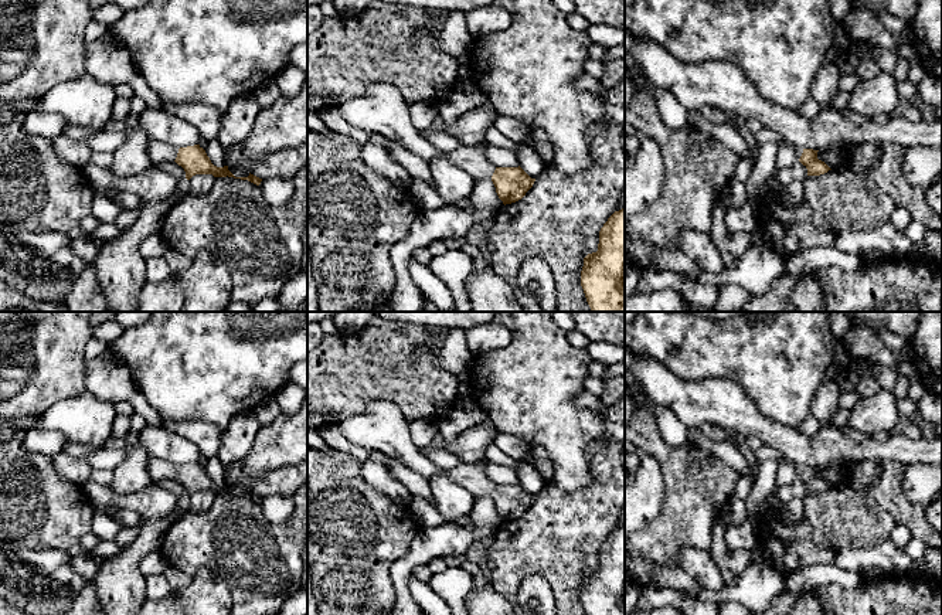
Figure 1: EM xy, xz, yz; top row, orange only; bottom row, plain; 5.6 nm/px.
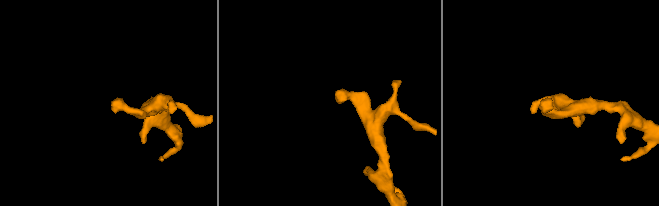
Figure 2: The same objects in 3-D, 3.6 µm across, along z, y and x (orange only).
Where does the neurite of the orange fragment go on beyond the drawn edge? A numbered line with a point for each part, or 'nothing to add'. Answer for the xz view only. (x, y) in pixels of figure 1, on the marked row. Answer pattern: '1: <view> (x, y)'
1: xz (381, 109)

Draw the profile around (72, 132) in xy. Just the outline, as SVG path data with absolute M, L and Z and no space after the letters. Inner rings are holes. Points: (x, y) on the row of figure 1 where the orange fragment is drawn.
M68 125L64 129L62 135L65 135L67 137L74 139L74 140L86 140L88 137L93 136L95 133L98 133L98 132L93 129Z

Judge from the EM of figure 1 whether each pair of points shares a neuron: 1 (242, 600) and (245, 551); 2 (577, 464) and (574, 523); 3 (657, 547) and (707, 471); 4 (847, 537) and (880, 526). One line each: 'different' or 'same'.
1: same
2: different
3: same
4: same

